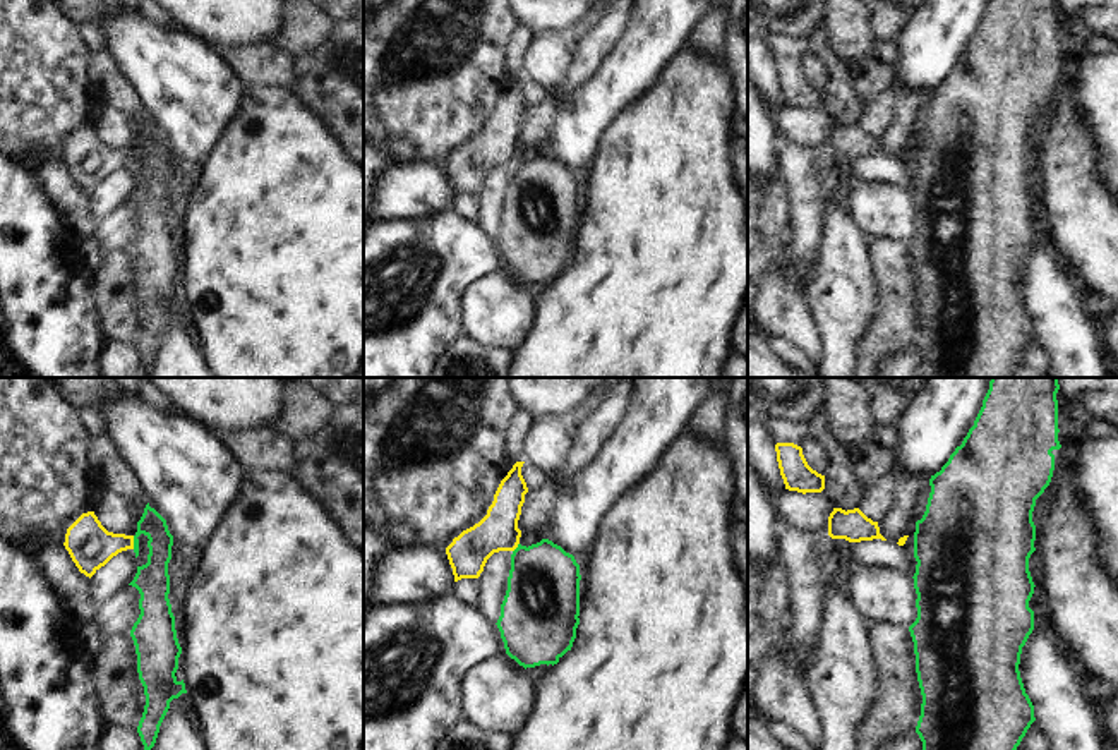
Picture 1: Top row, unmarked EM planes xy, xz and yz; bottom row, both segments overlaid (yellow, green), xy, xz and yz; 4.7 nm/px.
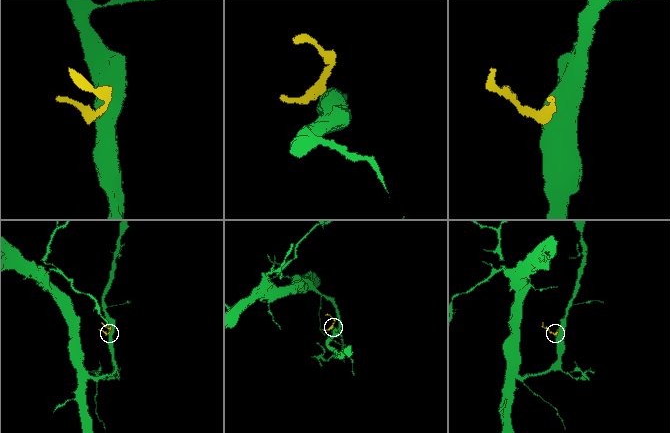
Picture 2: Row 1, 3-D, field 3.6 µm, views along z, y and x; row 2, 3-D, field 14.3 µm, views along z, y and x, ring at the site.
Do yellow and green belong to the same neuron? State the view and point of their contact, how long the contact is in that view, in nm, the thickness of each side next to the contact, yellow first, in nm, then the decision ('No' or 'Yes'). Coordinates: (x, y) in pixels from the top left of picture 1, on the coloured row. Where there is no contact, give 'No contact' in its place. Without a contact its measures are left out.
Touches yellow at xy (132, 543). Shared border 60 nm. Thickness 220 nm (yellow) against 160 nm. No.

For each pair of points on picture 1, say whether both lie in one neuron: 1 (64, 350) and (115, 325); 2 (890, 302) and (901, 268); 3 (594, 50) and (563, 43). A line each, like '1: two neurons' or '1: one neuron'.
1: two neurons
2: one neuron
3: two neurons

